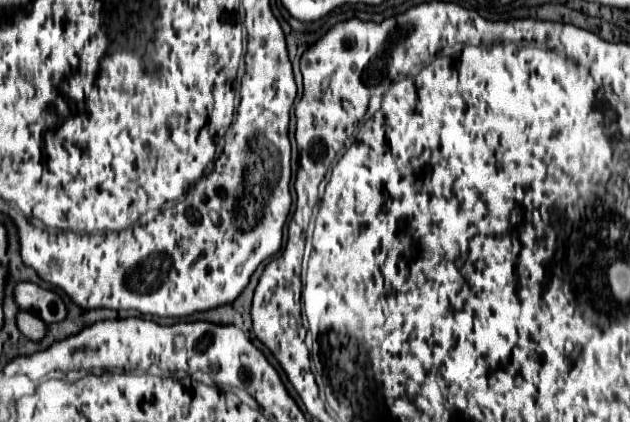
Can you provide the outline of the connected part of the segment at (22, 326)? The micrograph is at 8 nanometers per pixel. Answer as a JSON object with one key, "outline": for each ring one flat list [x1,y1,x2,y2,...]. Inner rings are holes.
{"outline":[[27,311,17,313,17,327,27,339,33,339,33,341,39,341,45,335,45,323]]}

